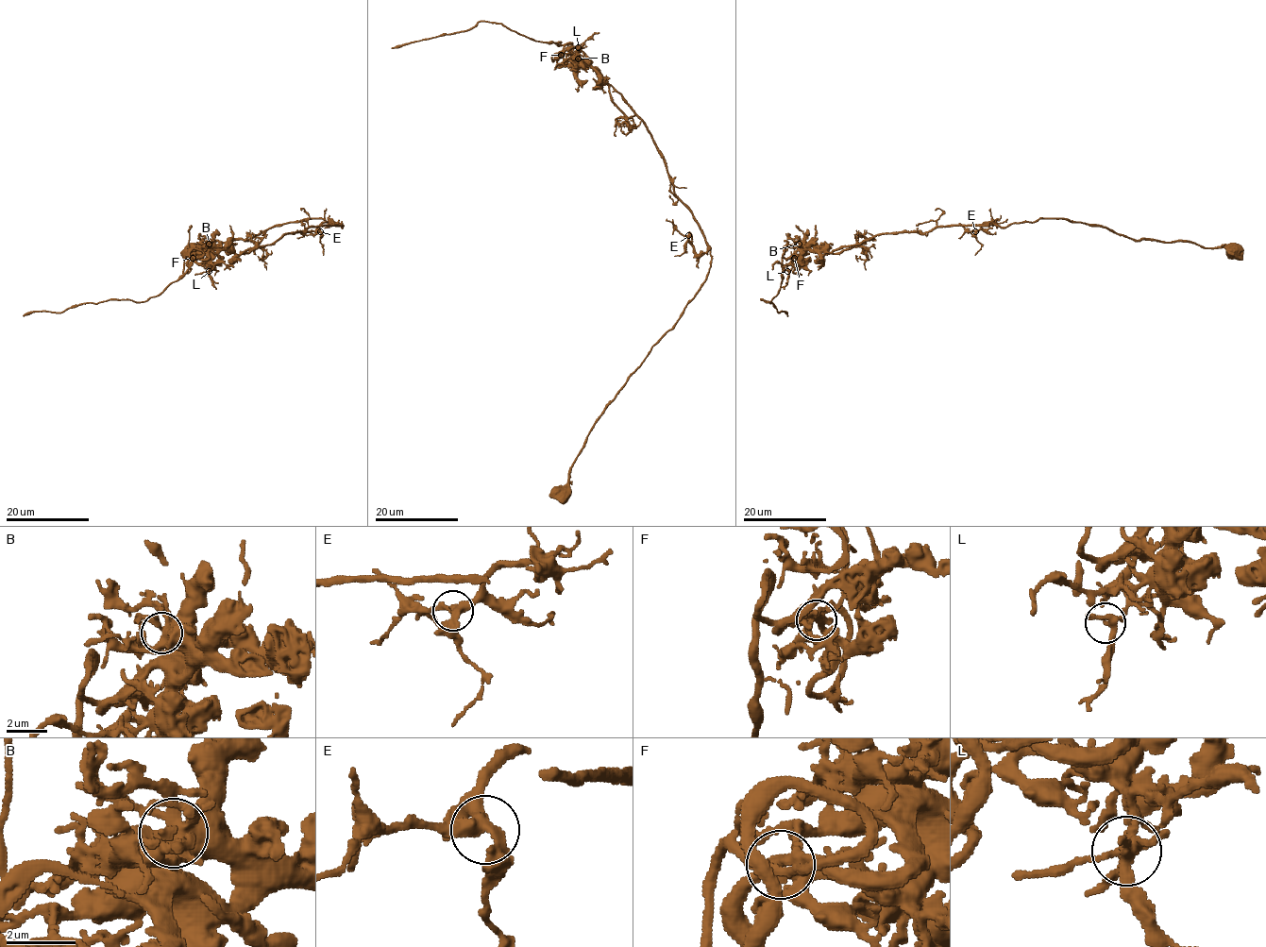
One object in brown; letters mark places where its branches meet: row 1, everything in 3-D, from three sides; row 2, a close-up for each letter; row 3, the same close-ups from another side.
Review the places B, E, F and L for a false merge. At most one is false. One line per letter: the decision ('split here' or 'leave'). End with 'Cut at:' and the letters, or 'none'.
B: leave
E: leave
F: leave
L: leave
Cut at: none

